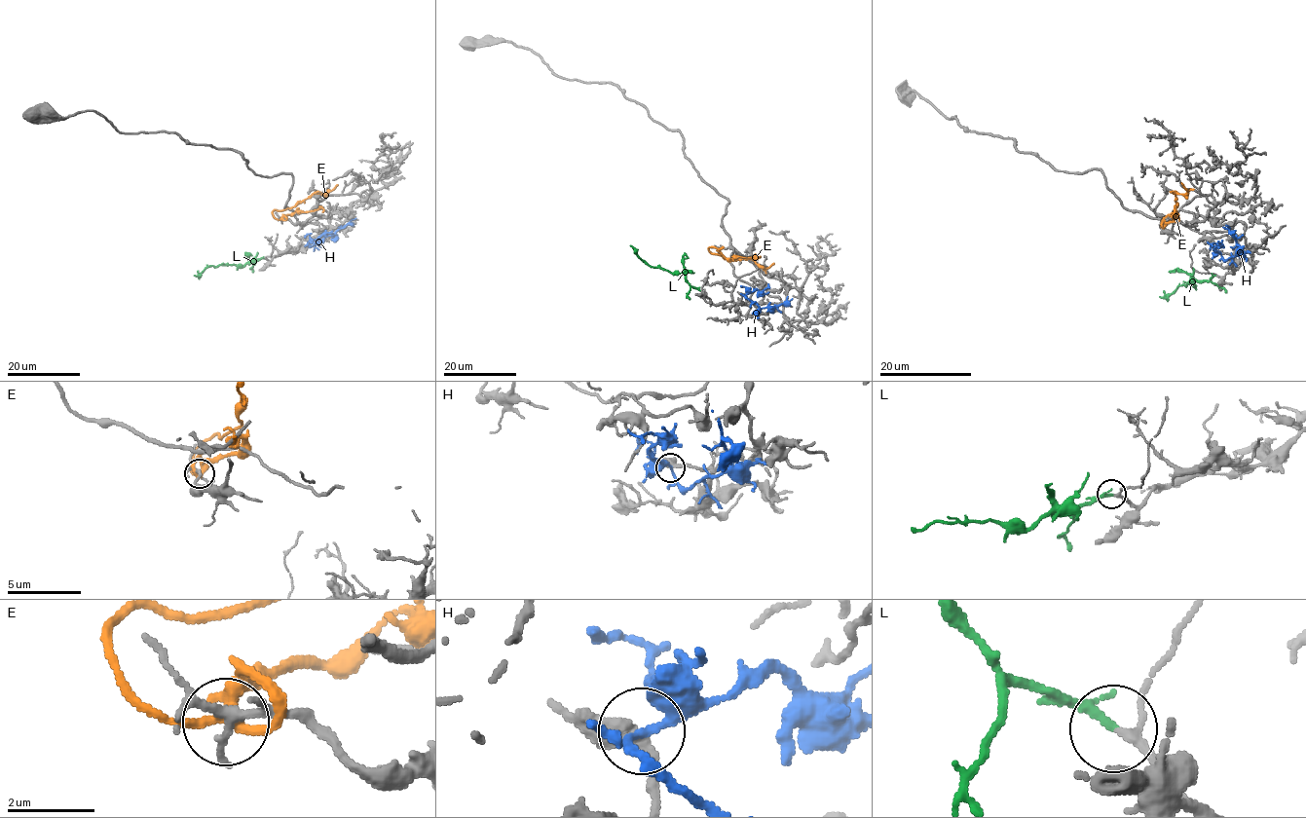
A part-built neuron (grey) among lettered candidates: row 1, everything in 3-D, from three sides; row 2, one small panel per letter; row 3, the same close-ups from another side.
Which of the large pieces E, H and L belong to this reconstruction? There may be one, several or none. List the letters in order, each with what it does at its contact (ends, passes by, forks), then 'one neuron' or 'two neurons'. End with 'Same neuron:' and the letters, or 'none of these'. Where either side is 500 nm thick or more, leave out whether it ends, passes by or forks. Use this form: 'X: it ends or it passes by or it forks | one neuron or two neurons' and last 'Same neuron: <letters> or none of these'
E: it forks | two neurons
H: it passes by | two neurons
L: it passes by | one neuron
Same neuron: L

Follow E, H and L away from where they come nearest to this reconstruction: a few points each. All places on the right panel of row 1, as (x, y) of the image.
E: (1164, 227), (1161, 221), (1176, 212), (1175, 195), (1187, 191), (1180, 182)
H: (1220, 253), (1225, 260), (1238, 253), (1236, 239), (1225, 225)
L: (1215, 275), (1208, 280), (1193, 281), (1193, 285), (1183, 284), (1172, 293), (1159, 297)

